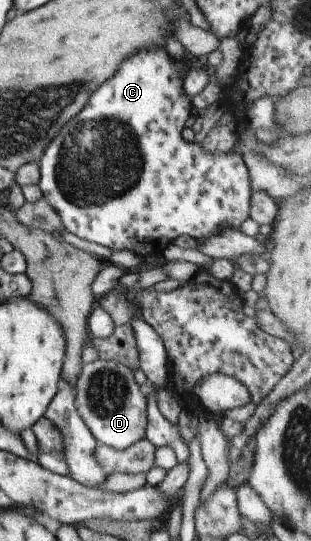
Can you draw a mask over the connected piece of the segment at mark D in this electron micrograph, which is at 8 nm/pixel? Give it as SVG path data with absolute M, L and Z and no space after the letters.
M94 360L82 365L73 386L75 412L99 443L124 449L144 438L146 396L133 379L133 370L113 361Z

